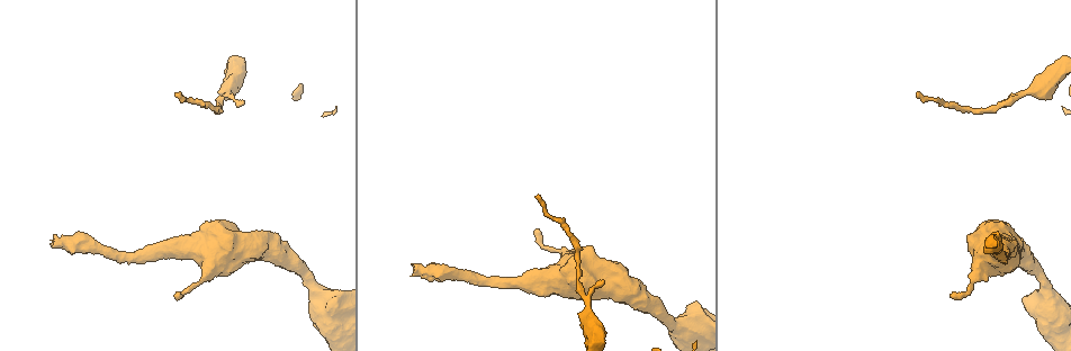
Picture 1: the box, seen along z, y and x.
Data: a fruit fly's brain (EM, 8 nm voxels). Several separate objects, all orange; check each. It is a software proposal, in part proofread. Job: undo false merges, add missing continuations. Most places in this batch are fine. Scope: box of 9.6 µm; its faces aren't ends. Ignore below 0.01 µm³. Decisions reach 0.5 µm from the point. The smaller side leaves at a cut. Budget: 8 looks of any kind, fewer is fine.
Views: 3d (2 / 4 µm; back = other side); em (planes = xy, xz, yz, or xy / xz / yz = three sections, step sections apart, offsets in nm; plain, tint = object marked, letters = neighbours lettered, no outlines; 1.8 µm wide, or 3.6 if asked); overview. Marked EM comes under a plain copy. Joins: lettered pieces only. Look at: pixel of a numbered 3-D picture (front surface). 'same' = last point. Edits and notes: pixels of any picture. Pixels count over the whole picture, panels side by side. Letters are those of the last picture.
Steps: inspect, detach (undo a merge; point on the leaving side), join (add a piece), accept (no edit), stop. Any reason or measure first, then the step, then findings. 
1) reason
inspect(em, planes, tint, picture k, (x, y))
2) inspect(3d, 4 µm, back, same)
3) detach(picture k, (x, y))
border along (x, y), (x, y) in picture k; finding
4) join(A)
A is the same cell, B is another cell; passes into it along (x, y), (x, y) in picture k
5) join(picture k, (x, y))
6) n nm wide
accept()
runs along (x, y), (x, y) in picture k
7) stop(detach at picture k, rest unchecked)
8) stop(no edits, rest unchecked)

tapers out
inspect(3d, 2 µm, picture 1, (602, 282))

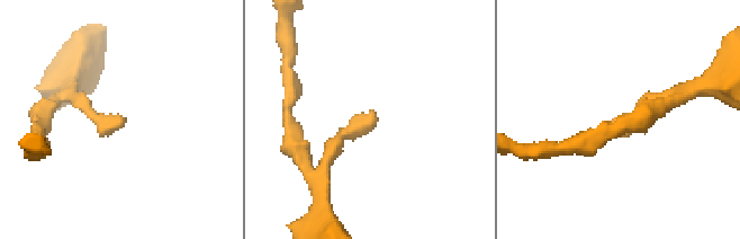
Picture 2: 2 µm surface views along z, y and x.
shape alone is not enough
inspect(em, planes, letters, picture 2, (374, 115))

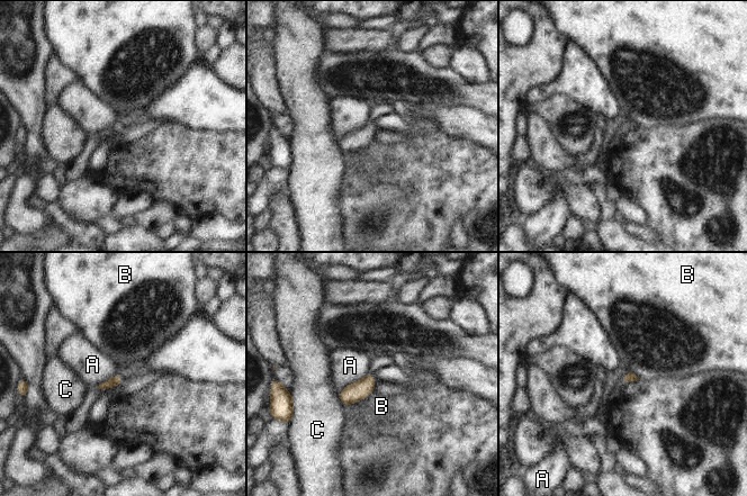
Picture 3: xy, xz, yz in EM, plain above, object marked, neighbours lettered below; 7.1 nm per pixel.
accept()
A, B and C are other cells; no lettered piece goes on from it

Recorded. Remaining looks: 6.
long arm stops here
inspect(em, yz, step 4, letters, picture 1, (178, 95))

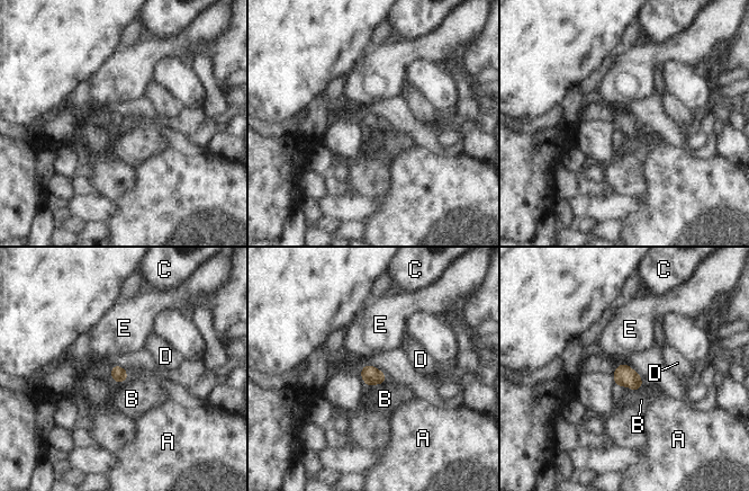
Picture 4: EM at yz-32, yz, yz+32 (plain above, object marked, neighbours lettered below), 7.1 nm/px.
accept()
A, B, C, D and E are other cells; border along (388, 380), (368, 387) in picture 4; no lettered piece goes on from it

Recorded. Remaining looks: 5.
thin end
inspect(em, xz, step 16, letters, picture 1, (177, 297))

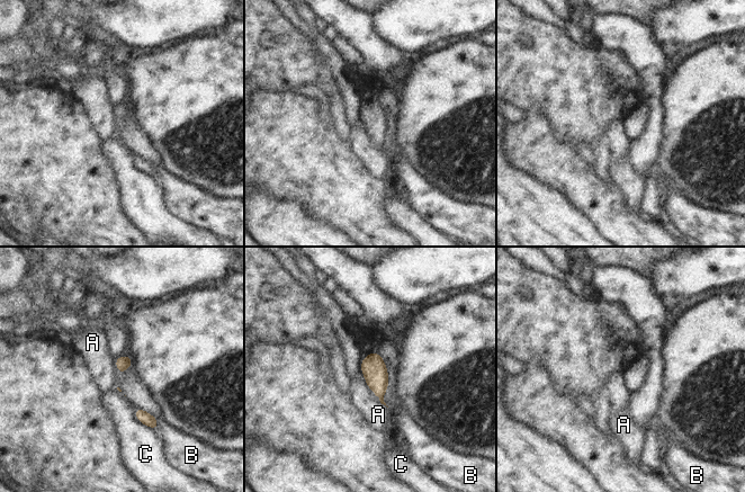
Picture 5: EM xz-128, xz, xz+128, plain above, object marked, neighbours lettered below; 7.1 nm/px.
inspect(em, planes, letters, same)

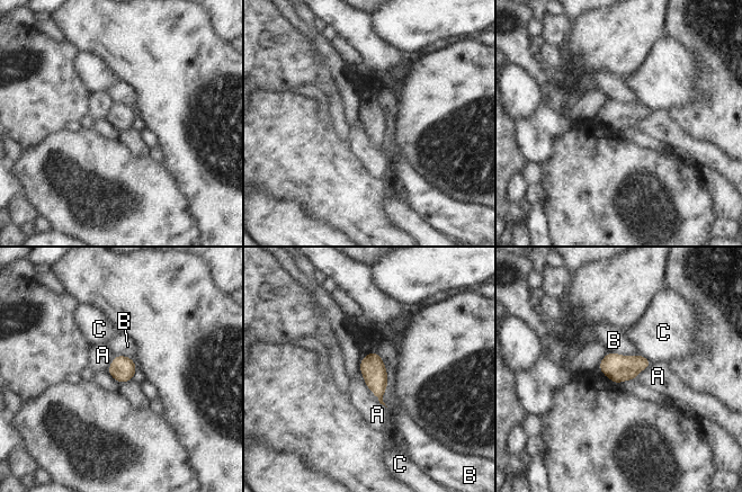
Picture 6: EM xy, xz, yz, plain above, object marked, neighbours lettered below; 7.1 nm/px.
180 nm wide
accept()
A, B and C are other cells; none of them fits

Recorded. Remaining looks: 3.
free end
inspect(em, planes, letters, picture 1, (413, 264))

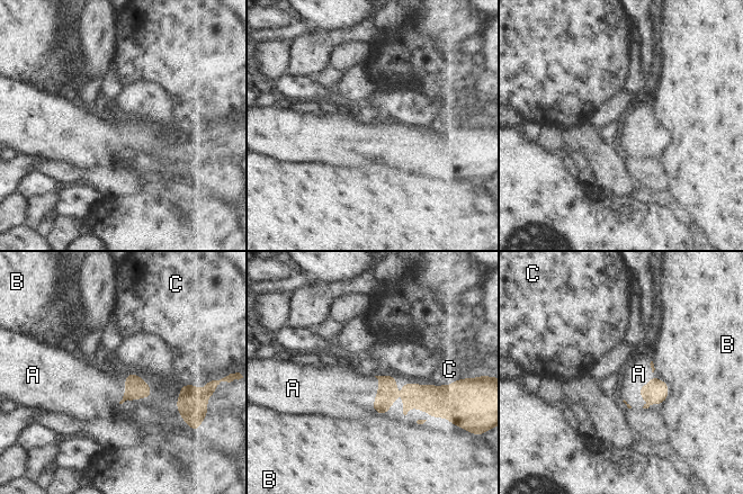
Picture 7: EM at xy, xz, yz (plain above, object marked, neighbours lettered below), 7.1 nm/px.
join(A)
A is the same cell, B and C are other cells; passes into it along (655, 392), (639, 391), (638, 374) in picture 7; the cell continues

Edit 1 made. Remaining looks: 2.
stop(join at picture 7, rest unchecked)

